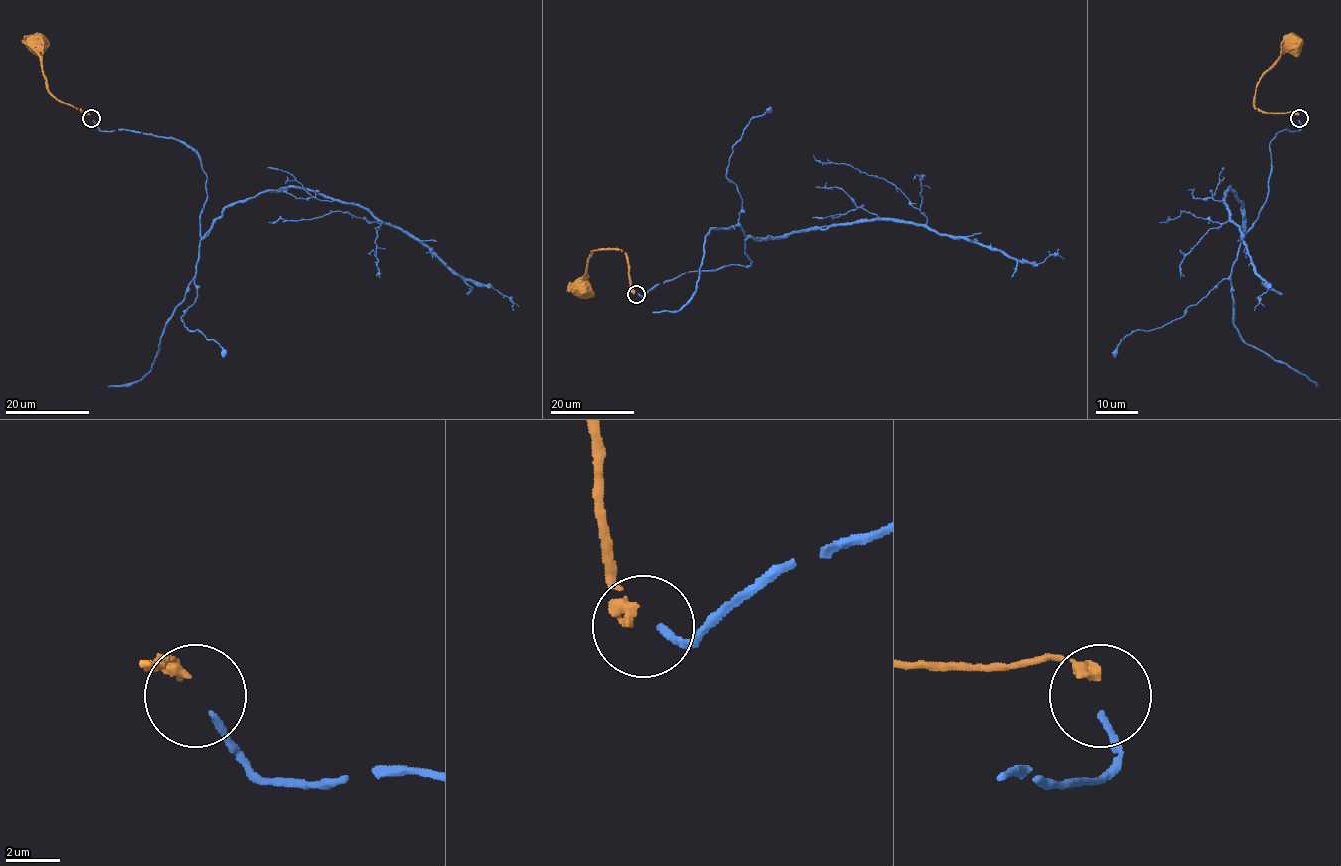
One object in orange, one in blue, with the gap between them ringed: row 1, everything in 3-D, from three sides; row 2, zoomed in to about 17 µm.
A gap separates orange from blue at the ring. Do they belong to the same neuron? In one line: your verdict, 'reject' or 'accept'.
reject

